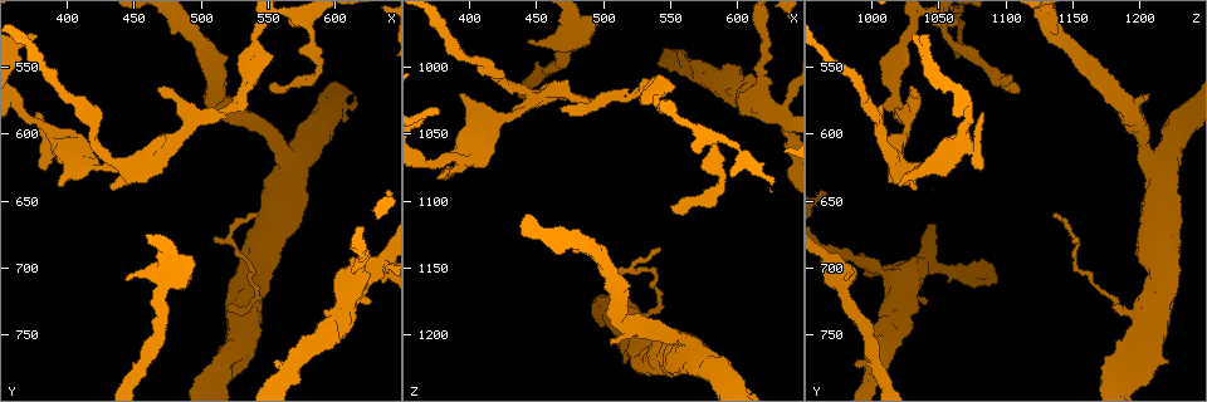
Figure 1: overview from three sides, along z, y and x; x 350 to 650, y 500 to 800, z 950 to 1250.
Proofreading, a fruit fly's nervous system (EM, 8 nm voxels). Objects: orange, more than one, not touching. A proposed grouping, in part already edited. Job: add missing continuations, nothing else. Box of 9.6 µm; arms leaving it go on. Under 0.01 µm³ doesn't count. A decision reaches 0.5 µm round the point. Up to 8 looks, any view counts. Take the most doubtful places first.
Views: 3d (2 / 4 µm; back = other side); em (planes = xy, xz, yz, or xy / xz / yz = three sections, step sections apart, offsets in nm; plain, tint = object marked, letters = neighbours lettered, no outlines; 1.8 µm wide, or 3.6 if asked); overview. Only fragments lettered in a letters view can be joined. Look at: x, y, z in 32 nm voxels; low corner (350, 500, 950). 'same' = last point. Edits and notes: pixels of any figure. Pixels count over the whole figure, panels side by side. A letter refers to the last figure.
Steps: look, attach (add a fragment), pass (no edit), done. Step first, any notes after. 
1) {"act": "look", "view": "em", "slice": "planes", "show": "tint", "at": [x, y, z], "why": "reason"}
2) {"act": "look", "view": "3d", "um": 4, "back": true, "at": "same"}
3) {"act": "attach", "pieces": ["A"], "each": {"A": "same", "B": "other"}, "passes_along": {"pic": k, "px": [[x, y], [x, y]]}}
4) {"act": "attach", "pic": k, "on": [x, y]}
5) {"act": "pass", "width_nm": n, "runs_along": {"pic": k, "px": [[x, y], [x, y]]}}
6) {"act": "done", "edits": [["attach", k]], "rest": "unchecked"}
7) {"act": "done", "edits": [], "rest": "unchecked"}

{"act": "look", "view": "3d", "um": 2, "at": [446, 708, 980], "why": "stops while still wide"}

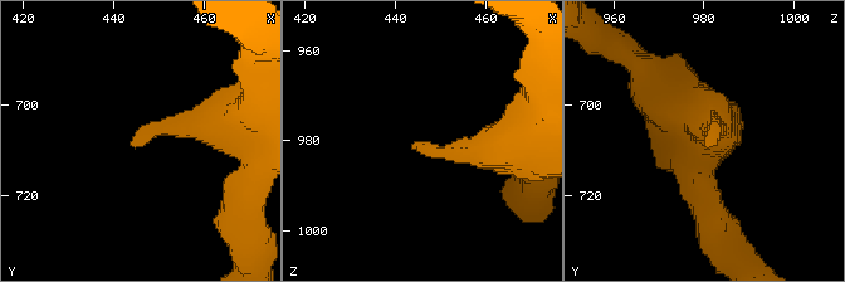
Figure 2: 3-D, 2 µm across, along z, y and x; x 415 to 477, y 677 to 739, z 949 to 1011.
{"act": "look", "view": "em", "slice": "xy", "step": 4, "show": "letters", "at": [443, 708, 981]}

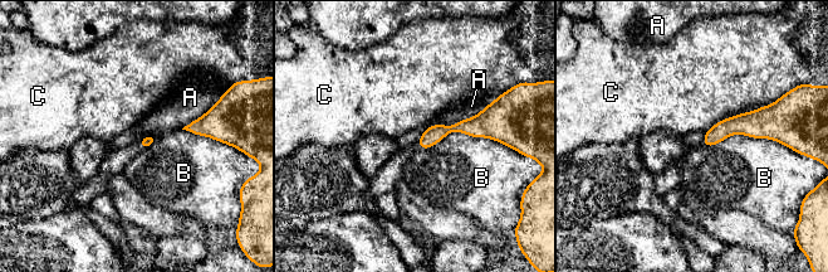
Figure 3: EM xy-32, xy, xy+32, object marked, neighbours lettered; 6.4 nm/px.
{"act": "pass", "each": {"A": "other", "B": "other", "C": "other"}, "runs_along": {"pic": 3, "px": [[485, 115], [421, 144]]}, "found": "no lettered fragment goes on from it"}

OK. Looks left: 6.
{"act": "look", "view": "em", "slice": "xz", "step": 16, "show": "tint", "at": [548, 566, 1106], "why": "an open end"}

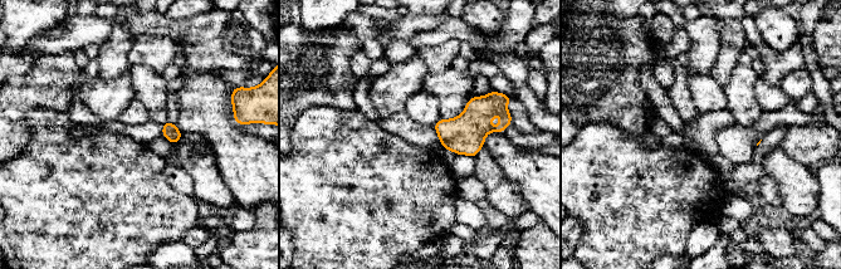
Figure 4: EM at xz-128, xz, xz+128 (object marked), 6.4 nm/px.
{"act": "look", "view": "em", "slice": "xz", "step": 16, "show": "letters", "at": "same"}

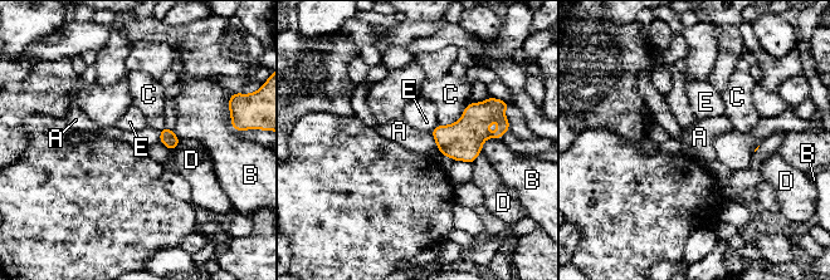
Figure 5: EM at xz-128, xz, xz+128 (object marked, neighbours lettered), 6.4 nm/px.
{"act": "pass", "each": {"A": "other", "B": "other", "C": "other", "D": "other", "E": "other"}, "border": {"pic": 5, "px": [[430, 132], [440, 153]]}, "found": "none of them fits"}

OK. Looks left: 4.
{"act": "look", "view": "3d", "um": 2, "at": [398, 638, 1020]}

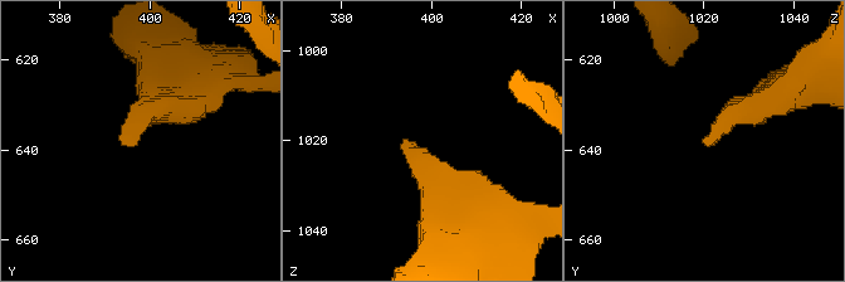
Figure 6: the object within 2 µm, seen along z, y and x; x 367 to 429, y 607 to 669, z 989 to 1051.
{"act": "look", "view": "em", "slice": "xz", "step": 16, "show": "tint", "at": [396, 639, 1019]}

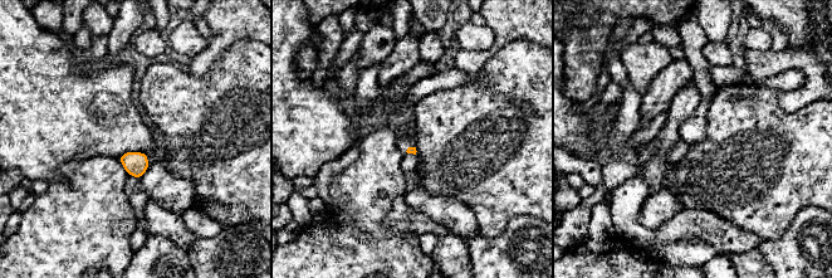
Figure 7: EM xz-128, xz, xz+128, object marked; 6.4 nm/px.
{"act": "look", "view": "em", "slice": "yz", "step": 16, "show": "letters", "at": "same"}

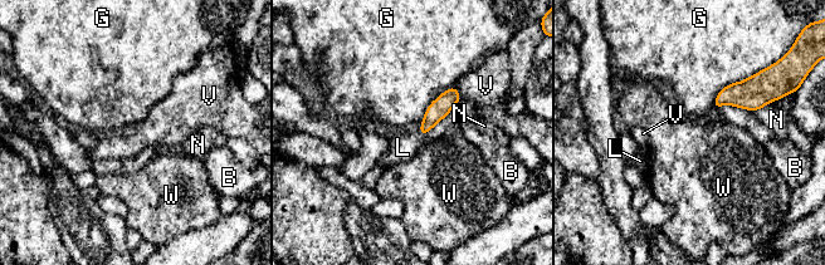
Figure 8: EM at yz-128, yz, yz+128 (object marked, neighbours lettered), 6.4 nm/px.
{"act": "attach", "pieces": ["L"], "each": {"B": "other", "G": "other", "L": "same", "N": "other", "V": "other", "W": "other"}, "passes_along": {"pic": 8, "px": [[438, 109], [421, 135], [403, 147]]}, "found": "it goes on there"}

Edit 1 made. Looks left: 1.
{"act": "done", "edits": [["attach", 8]], "rest": "unchecked"}

